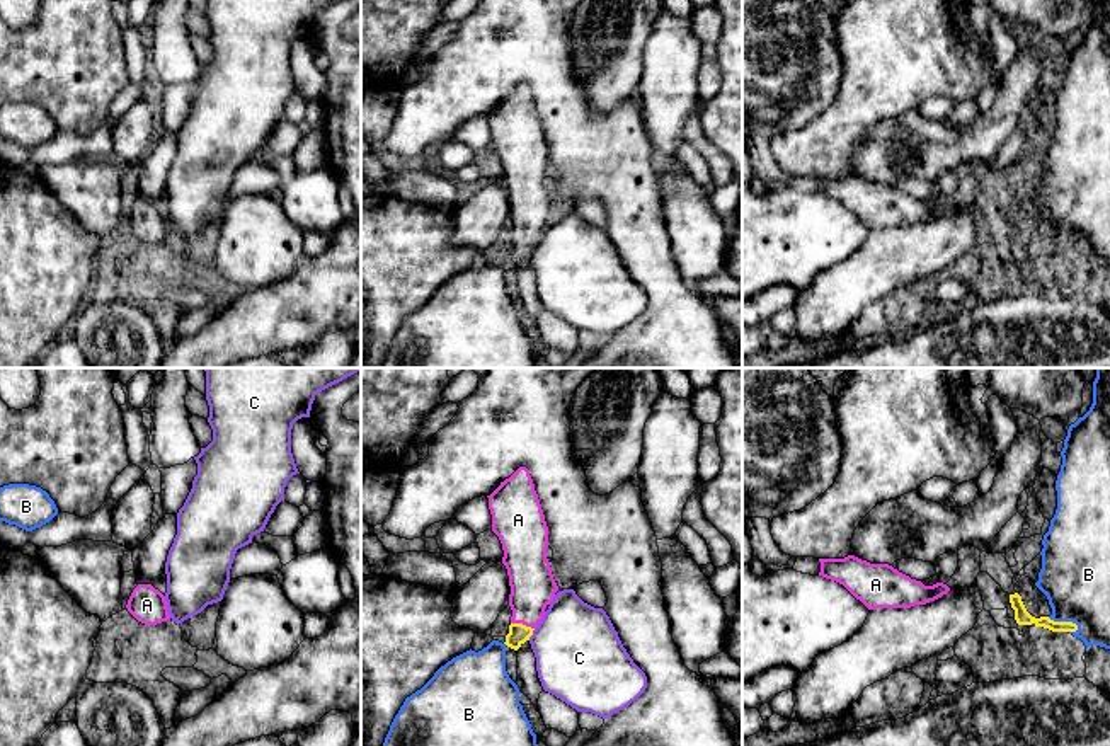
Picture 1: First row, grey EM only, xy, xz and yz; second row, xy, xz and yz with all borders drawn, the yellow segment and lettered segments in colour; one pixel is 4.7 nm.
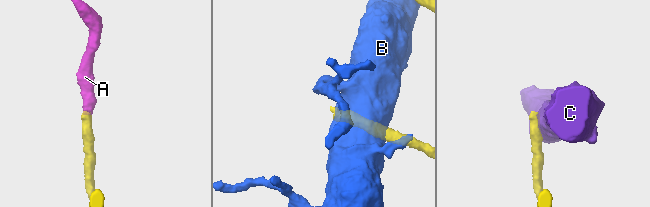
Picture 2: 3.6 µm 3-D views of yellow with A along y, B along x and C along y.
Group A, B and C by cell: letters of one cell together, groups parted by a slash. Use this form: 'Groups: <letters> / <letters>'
Groups: A / B / C

